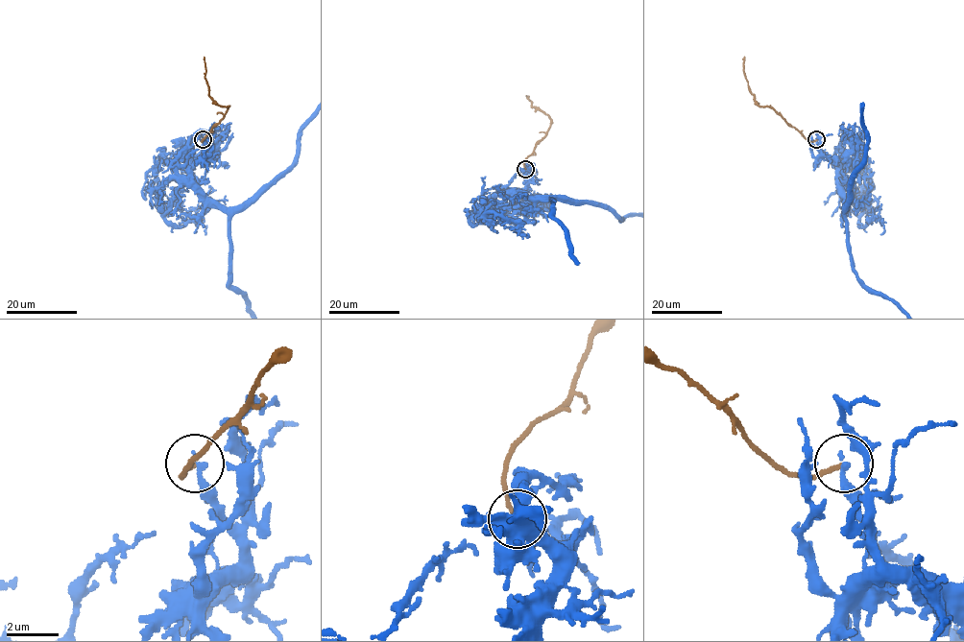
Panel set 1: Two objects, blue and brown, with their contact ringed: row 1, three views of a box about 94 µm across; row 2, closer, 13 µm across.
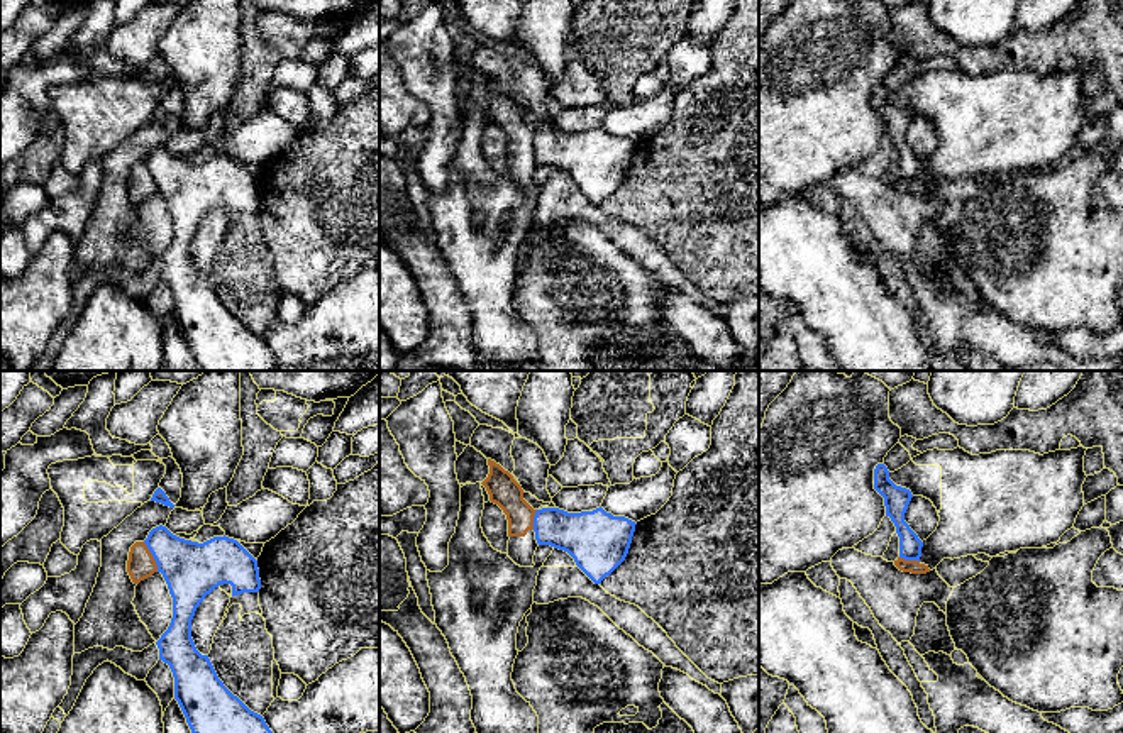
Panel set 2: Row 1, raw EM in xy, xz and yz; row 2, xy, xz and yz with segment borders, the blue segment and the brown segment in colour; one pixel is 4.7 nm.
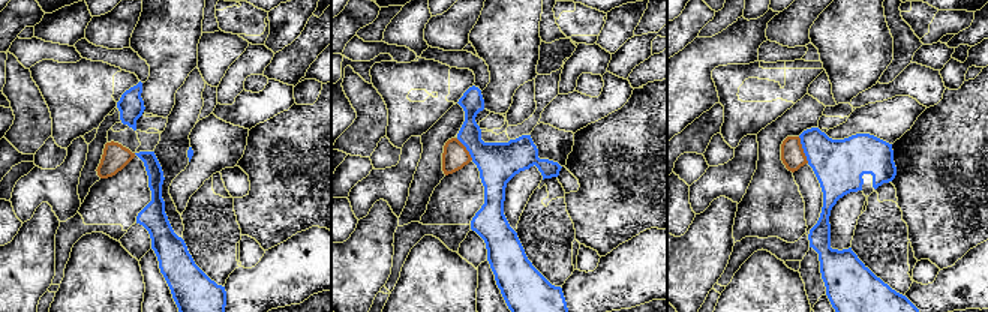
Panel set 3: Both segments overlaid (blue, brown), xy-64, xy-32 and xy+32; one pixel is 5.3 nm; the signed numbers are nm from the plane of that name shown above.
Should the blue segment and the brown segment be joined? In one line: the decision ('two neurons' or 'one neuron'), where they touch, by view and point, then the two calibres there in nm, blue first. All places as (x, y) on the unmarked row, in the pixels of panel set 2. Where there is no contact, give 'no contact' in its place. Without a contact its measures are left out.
two neurons; contact xy (153, 176); calibres 260 and 140 nm

